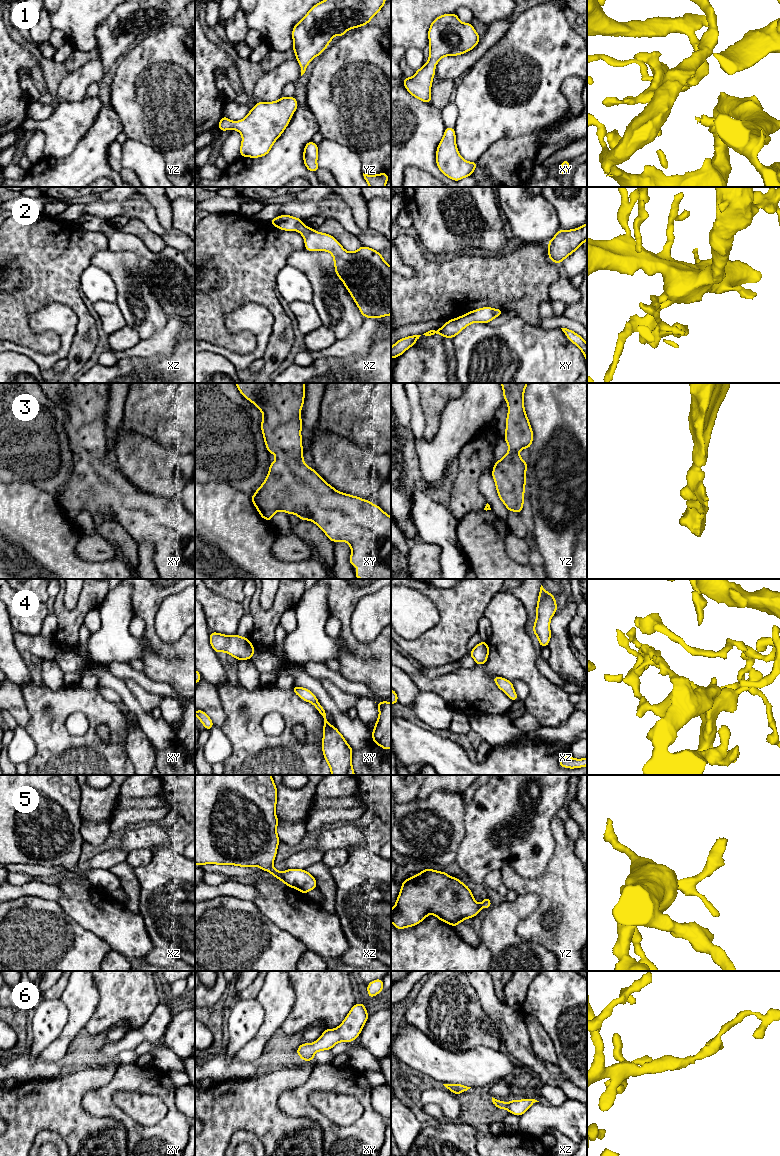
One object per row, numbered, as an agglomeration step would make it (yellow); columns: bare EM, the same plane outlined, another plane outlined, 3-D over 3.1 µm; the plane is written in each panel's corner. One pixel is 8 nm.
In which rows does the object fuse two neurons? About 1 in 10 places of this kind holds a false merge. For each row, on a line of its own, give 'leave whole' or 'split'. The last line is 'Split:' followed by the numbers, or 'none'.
1: leave whole
2: leave whole
3: leave whole
4: leave whole
5: leave whole
6: leave whole
Split: none

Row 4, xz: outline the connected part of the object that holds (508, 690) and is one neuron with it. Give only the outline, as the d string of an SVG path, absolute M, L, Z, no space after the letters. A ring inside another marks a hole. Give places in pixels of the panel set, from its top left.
M494 676L493 681L496 683L497 687L501 689L514 702L519 699L513 688L512 681L509 681L499 676Z

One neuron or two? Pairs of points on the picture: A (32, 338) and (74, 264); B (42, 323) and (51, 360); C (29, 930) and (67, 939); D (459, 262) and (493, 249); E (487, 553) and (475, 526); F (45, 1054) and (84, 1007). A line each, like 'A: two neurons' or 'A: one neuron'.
A: one neuron
B: one neuron
C: one neuron
D: two neurons
E: one neuron
F: one neuron

